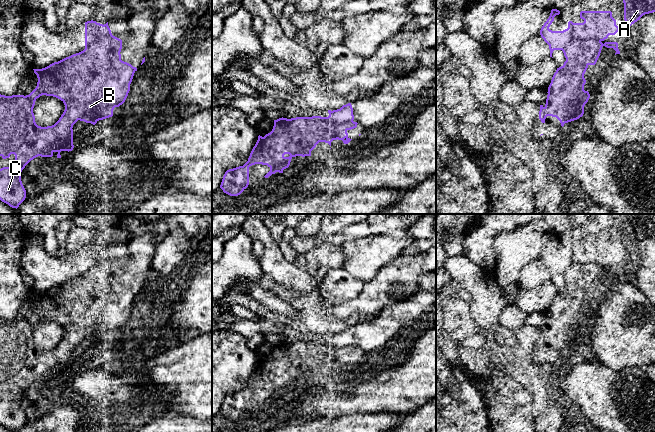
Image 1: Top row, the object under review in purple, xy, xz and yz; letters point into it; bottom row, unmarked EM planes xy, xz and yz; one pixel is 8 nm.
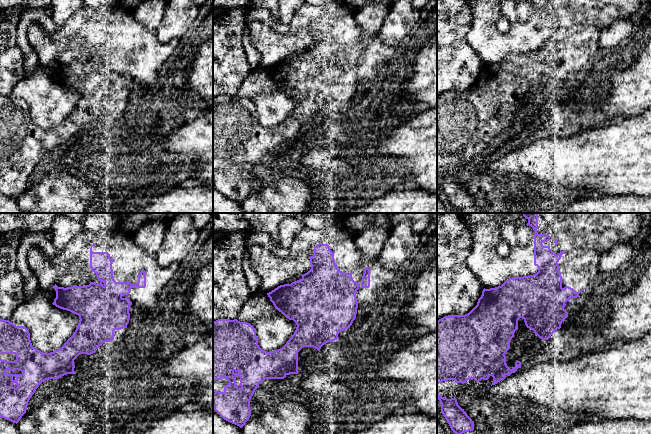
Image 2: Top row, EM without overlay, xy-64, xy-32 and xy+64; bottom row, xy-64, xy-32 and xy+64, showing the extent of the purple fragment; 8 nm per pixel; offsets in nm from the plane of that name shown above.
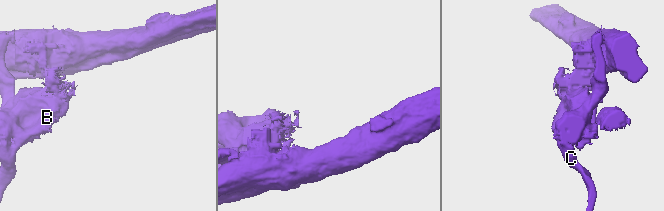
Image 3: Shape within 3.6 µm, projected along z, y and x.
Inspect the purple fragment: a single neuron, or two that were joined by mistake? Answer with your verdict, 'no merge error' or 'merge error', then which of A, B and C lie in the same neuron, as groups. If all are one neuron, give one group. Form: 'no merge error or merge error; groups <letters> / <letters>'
merge error; groups A / B C

